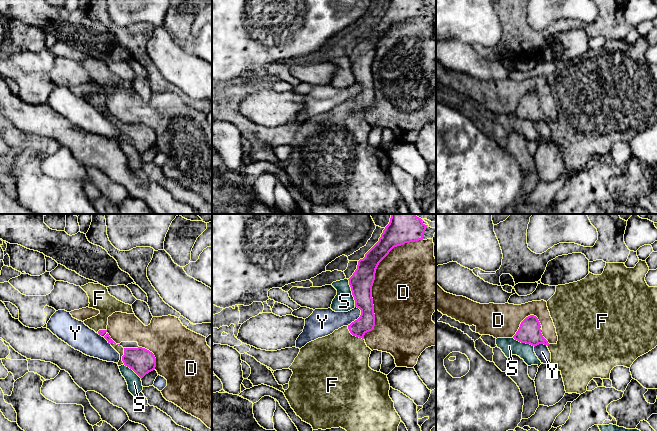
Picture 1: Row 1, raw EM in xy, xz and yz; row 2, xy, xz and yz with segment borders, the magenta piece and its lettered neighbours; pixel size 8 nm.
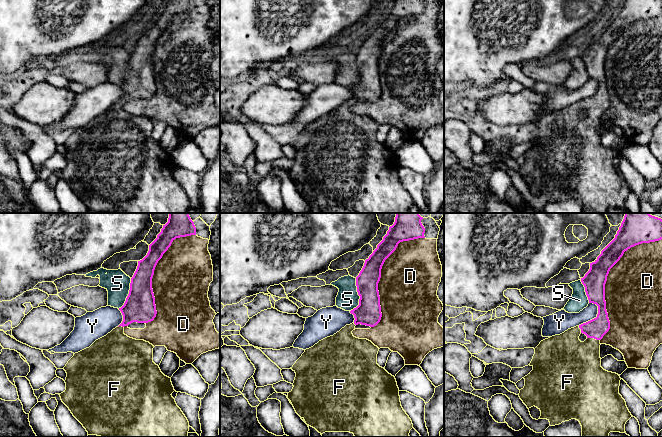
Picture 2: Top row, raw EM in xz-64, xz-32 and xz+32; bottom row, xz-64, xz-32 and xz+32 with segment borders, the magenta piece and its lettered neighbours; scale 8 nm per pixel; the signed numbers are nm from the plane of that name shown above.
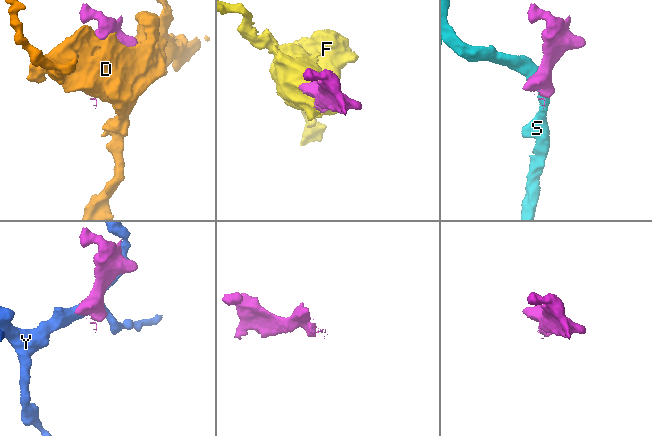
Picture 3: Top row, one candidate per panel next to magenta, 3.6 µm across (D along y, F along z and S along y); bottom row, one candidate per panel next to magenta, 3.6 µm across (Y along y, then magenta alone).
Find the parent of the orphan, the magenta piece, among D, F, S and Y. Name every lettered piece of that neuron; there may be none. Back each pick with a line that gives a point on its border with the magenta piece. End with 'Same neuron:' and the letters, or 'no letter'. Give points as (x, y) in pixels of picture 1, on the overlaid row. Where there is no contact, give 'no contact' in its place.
F: xz (354, 335)
Same neuron: F

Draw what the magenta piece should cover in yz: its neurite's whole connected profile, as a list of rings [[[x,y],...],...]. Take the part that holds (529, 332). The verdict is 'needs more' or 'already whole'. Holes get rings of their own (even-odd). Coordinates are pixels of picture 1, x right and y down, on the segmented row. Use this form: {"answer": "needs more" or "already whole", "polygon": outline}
{"answer": "needs more", "polygon": [[[639,260],[634,268],[627,268],[624,263],[606,263],[604,271],[601,275],[589,274],[582,280],[556,286],[555,294],[547,301],[547,307],[550,312],[550,316],[553,320],[558,336],[556,344],[549,344],[543,337],[540,329],[540,322],[534,315],[526,317],[520,324],[520,327],[513,338],[521,343],[537,346],[544,344],[548,347],[551,353],[551,362],[557,370],[561,372],[566,393],[583,394],[587,391],[587,386],[593,378],[609,379],[611,370],[616,366],[624,366],[630,368],[633,362],[640,356],[648,353],[657,346],[657,287],[649,287],[645,281],[646,274],[649,271],[649,267],[646,261]]]}

